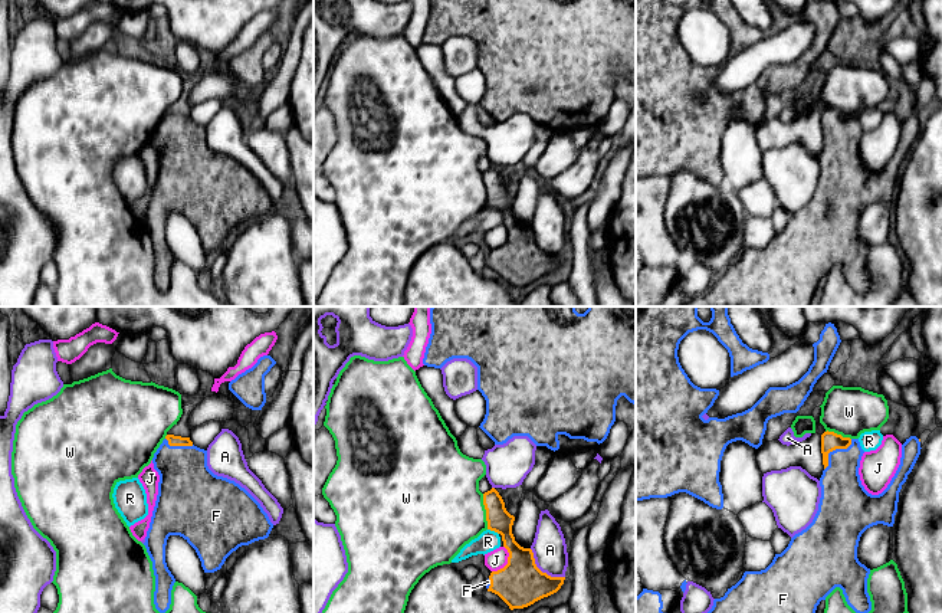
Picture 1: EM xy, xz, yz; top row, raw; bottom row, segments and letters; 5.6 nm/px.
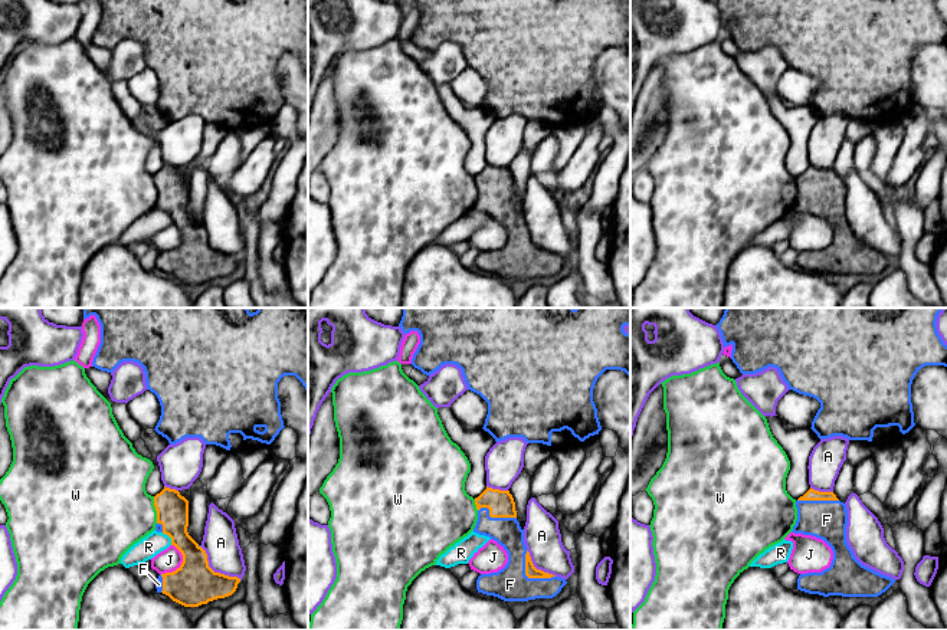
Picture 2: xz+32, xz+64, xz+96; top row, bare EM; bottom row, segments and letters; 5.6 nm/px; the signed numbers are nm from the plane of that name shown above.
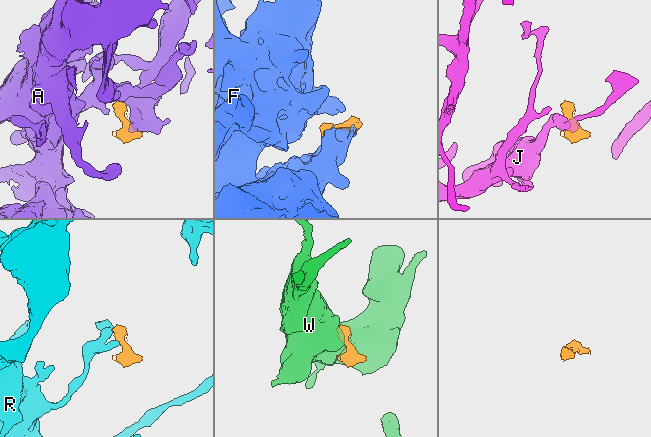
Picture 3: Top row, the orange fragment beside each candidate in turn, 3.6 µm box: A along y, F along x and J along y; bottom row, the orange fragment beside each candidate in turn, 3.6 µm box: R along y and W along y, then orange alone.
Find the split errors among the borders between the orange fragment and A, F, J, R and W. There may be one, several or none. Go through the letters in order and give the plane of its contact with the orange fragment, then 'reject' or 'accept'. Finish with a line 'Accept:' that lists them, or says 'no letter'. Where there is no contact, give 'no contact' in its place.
A: meets orange in xz; reject
F: meets orange in yz; accept
J: meets orange in xz; reject
R: meets orange in xz; reject
W: meets orange in xz; reject
Accept: F

